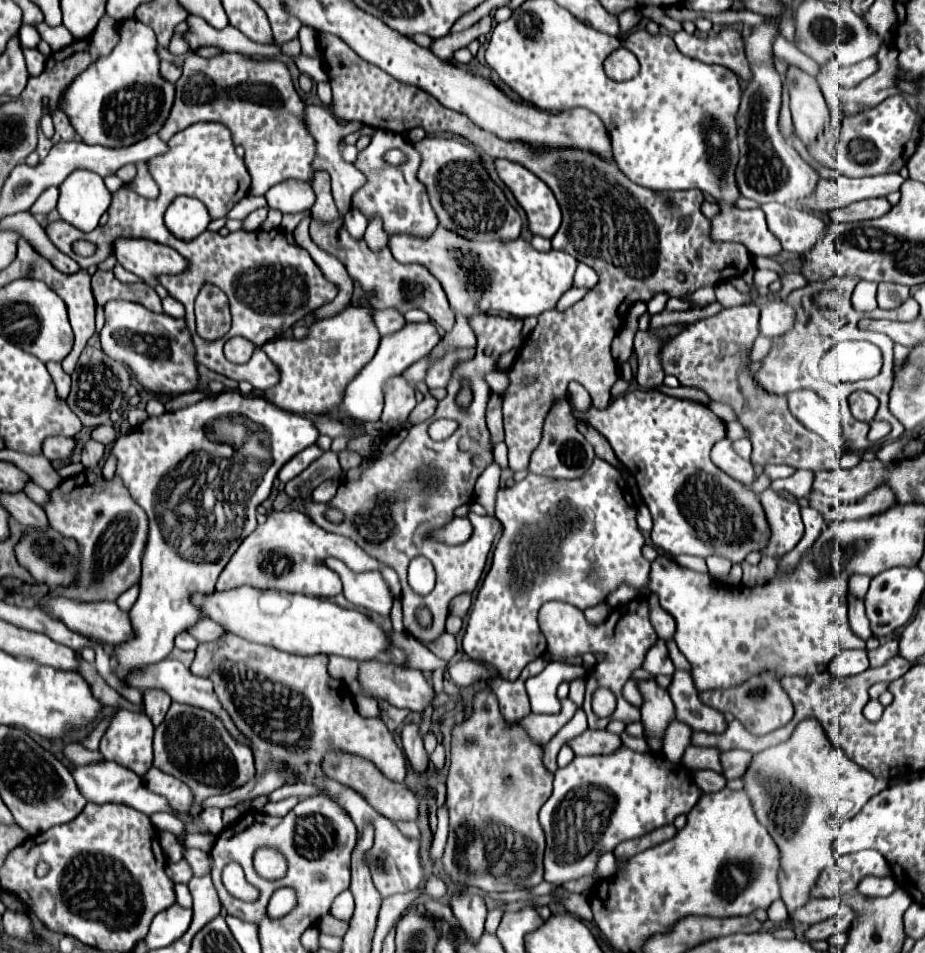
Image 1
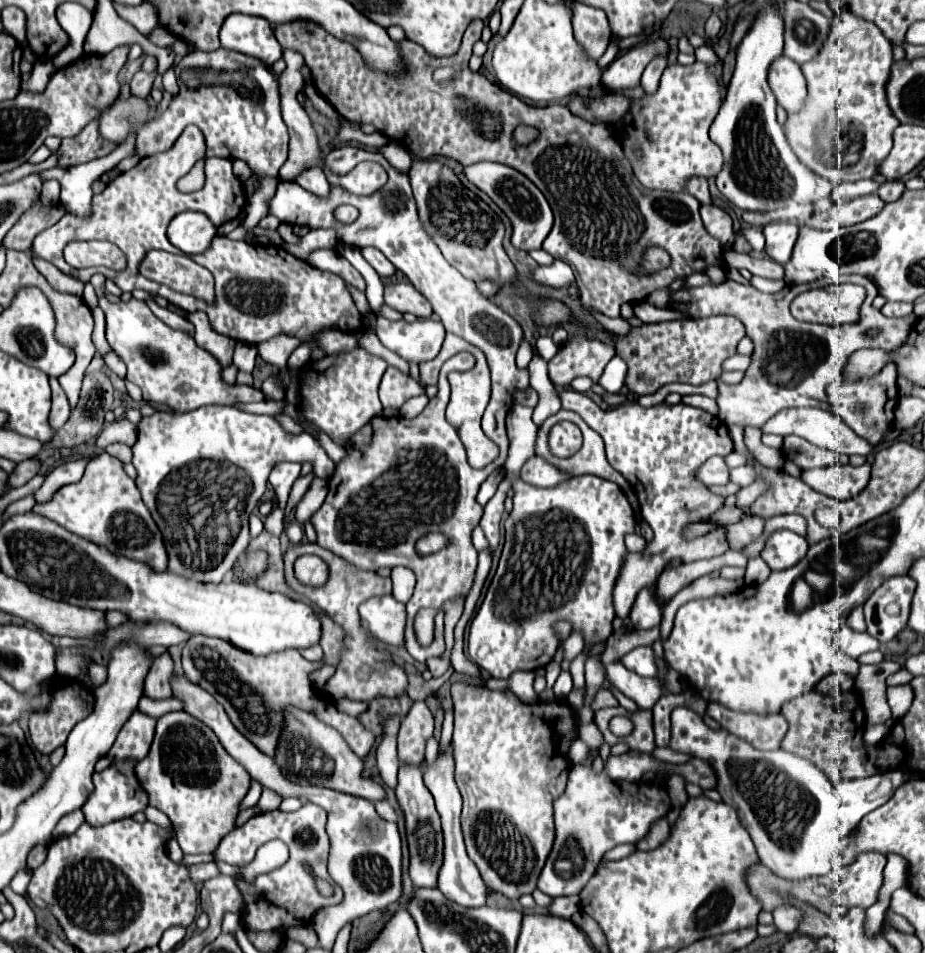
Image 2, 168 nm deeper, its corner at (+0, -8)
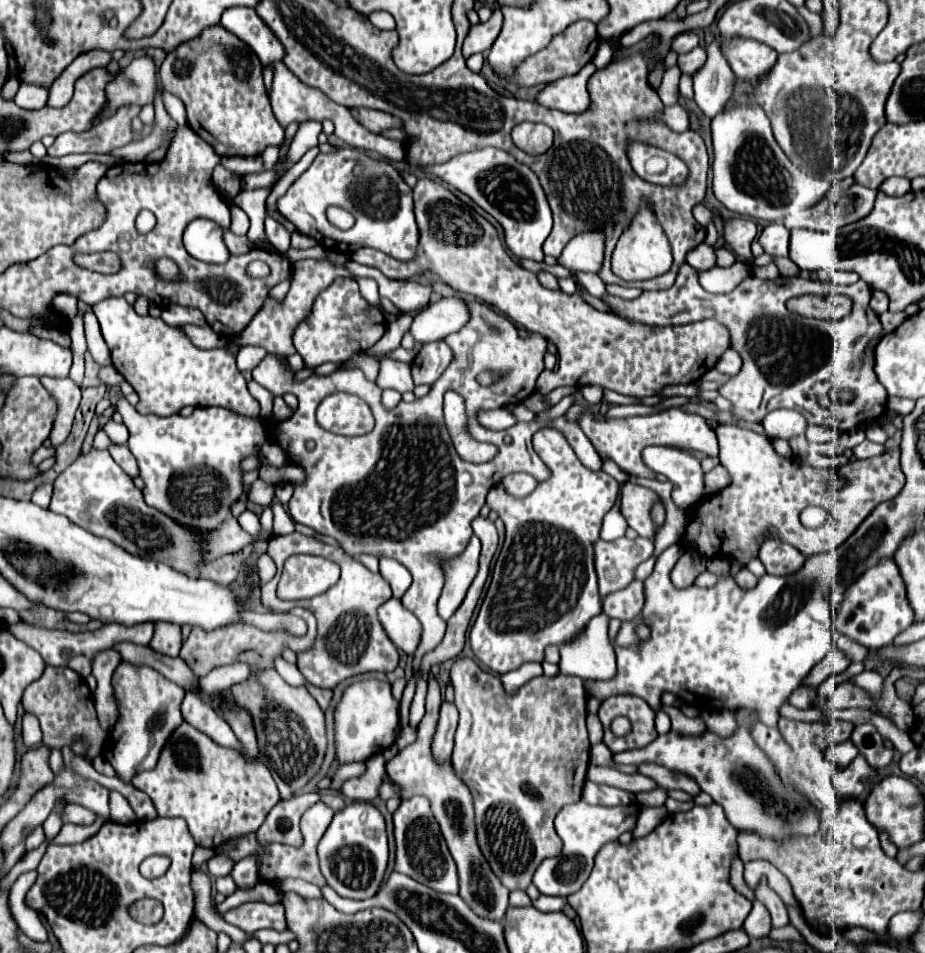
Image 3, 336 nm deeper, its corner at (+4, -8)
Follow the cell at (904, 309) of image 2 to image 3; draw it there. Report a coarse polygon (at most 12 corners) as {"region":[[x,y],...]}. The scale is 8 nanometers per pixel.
{"region":[[884,312],[880,322],[884,332],[892,332],[906,320],[904,312]]}

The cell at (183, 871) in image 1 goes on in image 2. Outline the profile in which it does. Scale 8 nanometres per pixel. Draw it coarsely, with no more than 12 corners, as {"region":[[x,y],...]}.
{"region":[[214,862],[196,864],[188,868],[190,880],[200,884],[218,874]]}

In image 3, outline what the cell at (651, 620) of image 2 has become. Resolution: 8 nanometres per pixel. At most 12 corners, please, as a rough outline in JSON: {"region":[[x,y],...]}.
{"region":[[642,582],[602,598],[602,612],[634,620],[644,604]]}

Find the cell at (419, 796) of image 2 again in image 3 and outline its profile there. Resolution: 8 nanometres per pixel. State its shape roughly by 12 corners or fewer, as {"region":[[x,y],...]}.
{"region":[[424,796],[394,812],[396,870],[458,894],[456,864]]}

